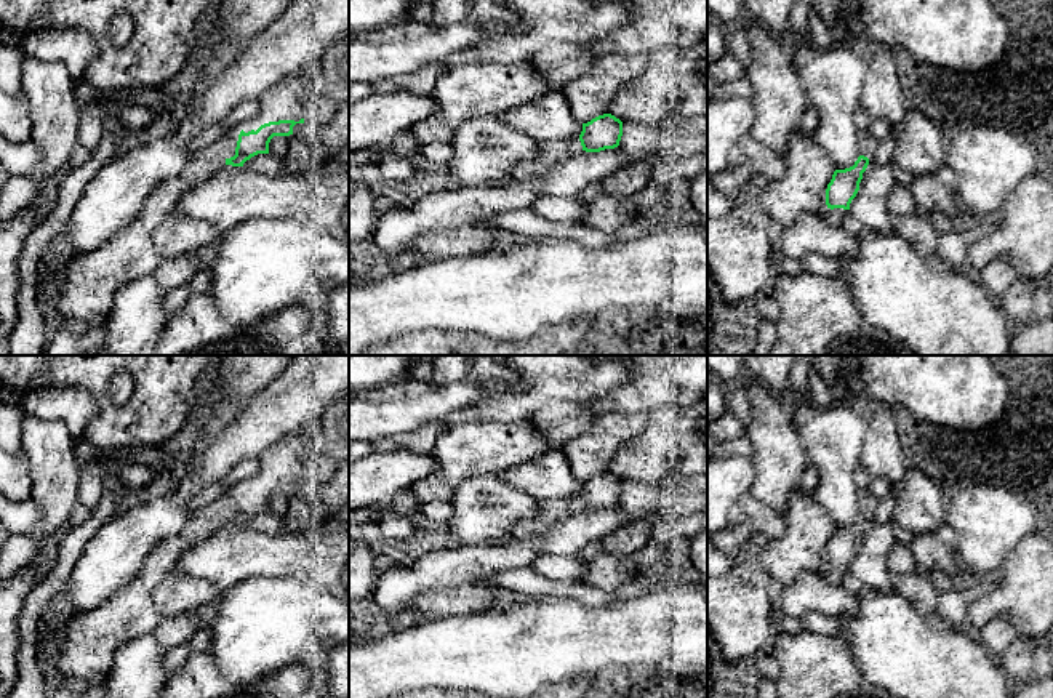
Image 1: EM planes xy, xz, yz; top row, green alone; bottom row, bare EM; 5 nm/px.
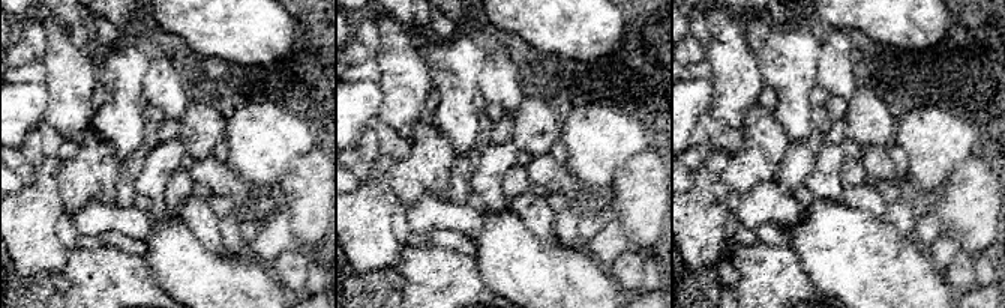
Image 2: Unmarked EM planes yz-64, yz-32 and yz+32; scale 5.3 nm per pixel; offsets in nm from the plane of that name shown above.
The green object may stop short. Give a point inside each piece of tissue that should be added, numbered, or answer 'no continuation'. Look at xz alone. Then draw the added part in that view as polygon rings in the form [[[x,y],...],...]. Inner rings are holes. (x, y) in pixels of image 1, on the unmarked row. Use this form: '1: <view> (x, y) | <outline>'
1: xz (551, 511) | [[[547,499],[539,501],[536,512],[515,524],[510,538],[531,540],[544,533],[555,522],[563,520],[583,509],[581,499]]]

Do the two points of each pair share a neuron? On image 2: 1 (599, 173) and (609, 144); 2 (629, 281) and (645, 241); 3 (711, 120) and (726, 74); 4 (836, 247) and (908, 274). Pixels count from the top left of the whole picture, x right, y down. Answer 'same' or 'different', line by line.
1: same
2: different
3: different
4: same

